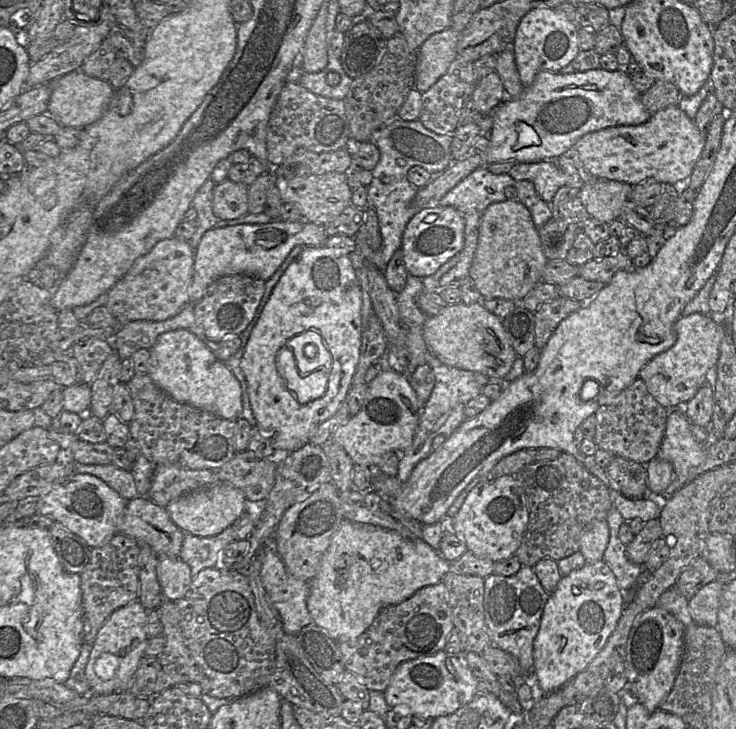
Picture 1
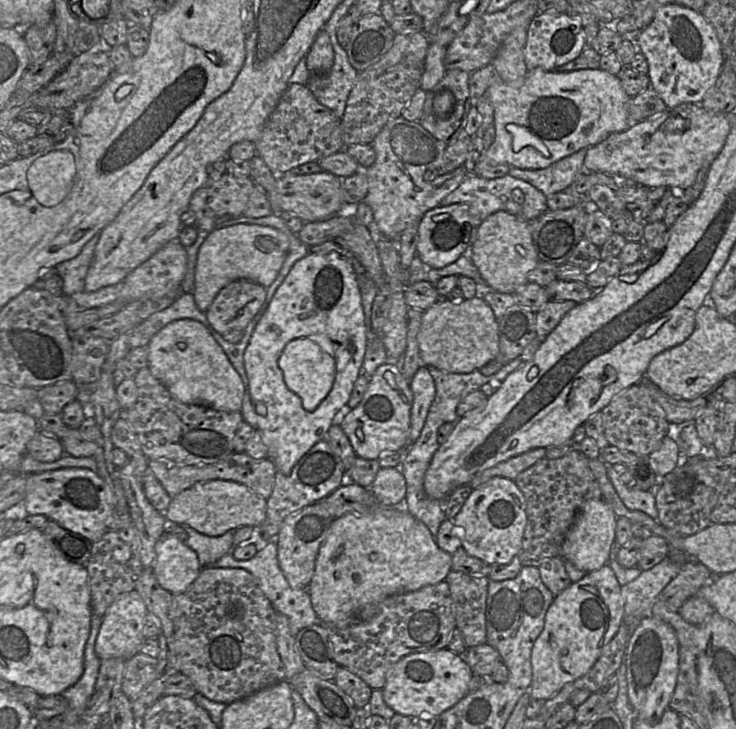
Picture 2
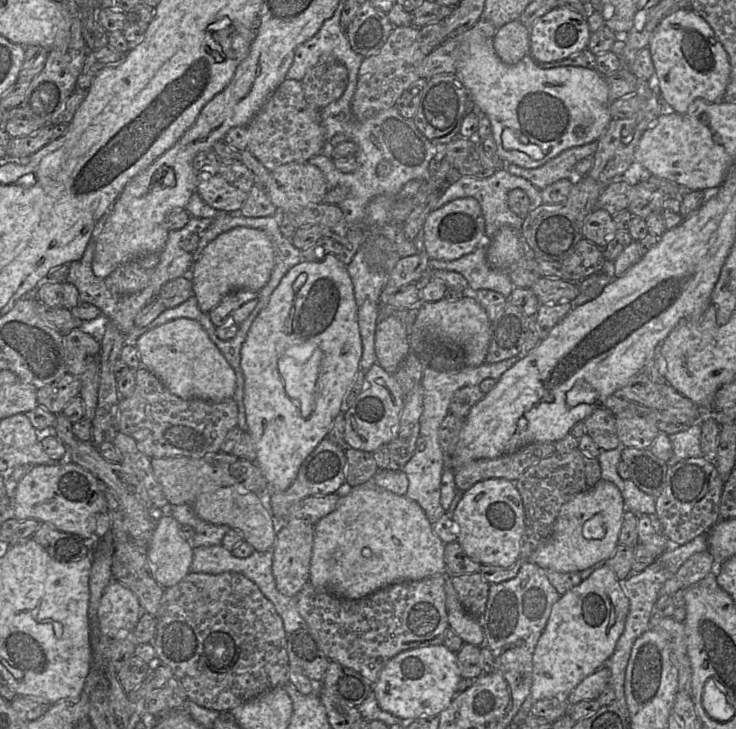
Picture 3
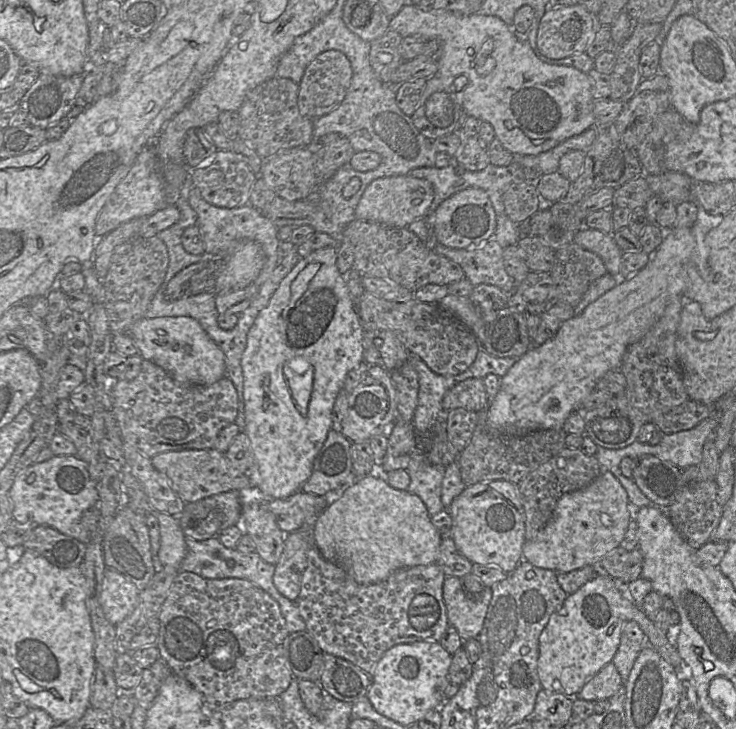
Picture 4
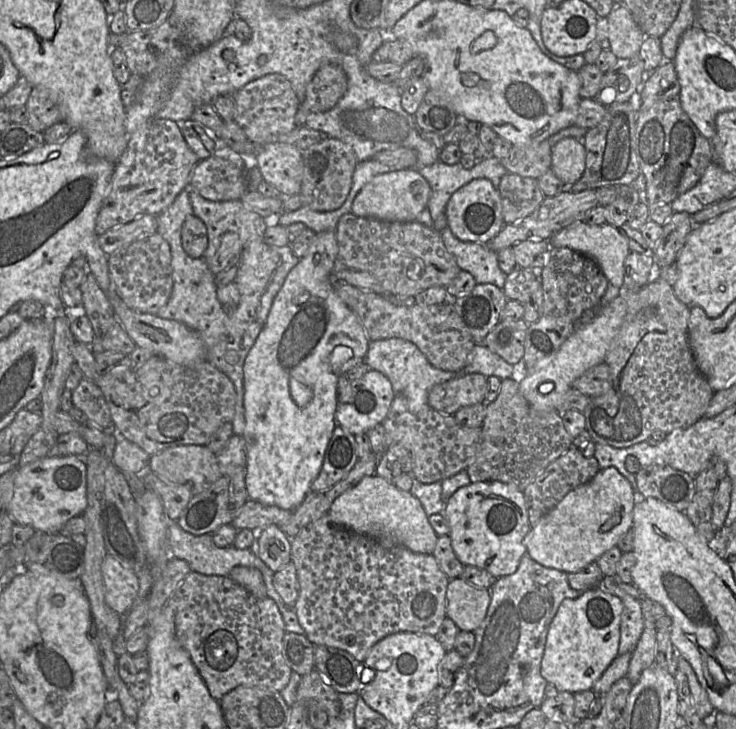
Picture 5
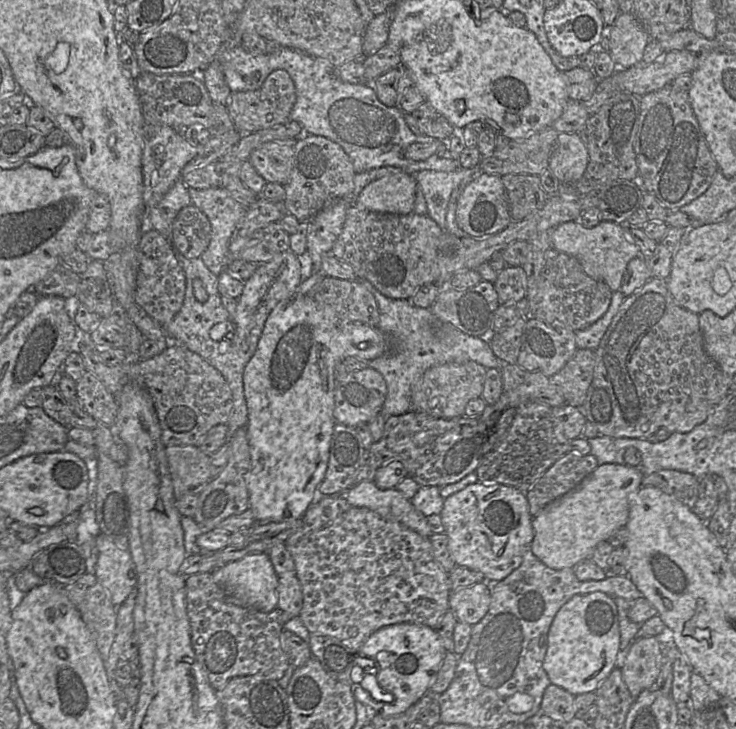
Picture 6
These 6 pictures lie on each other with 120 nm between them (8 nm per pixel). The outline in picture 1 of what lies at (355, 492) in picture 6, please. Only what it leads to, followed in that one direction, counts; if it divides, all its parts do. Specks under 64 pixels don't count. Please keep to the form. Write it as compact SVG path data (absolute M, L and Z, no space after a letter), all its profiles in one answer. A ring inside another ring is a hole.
M344 519L321 559L317 574L310 581L307 608L314 624L328 636L337 643L347 642L363 634L382 609L407 600L423 587L443 581L449 571L451 563L422 539L409 540L393 530Z

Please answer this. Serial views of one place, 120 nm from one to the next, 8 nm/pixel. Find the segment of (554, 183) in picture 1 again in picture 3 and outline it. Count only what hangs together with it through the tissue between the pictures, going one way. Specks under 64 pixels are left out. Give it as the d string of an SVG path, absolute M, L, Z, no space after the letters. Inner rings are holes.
M597 142L571 147L537 168L523 168L515 164L501 163L503 169L509 173L529 180L539 190L564 178L576 178L574 168L578 161L593 156Z

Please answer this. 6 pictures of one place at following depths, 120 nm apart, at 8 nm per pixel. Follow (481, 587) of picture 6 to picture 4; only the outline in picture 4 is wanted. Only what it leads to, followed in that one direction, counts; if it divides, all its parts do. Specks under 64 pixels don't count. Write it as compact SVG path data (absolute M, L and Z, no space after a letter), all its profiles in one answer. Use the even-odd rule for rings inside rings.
M446 577L443 584L449 625L454 626L462 640L477 638L484 623L492 592L485 587L480 596L470 597L464 590L461 578Z

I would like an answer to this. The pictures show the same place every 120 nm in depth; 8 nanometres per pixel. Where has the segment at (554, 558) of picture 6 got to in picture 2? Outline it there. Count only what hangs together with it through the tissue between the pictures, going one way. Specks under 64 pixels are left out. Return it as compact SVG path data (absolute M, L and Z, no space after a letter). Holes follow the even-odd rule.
M602 498L586 501L566 533L560 558L571 562L577 569L587 573L606 565L611 547L615 542L616 520L617 517L612 508Z

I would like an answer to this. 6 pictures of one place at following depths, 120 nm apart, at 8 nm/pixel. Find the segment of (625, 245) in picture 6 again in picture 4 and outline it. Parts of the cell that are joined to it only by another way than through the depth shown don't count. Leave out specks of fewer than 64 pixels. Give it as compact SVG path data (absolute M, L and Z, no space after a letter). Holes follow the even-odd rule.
M582 227L576 233L574 243L598 255L612 276L619 274L623 251L616 244L612 234Z

